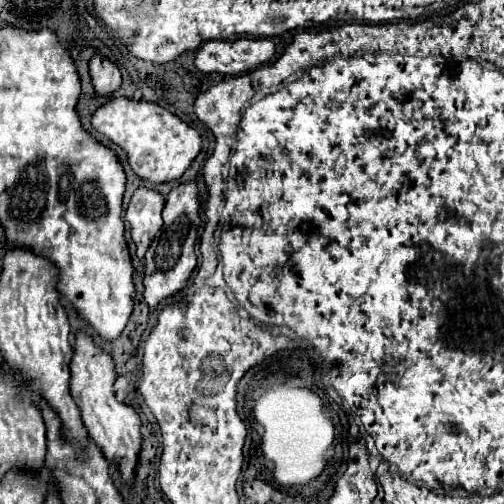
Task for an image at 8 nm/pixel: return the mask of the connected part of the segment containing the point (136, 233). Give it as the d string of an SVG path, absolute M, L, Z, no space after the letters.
M138 188L126 208L126 220L130 224L130 234L136 244L136 254L142 260L146 250L152 244L152 238L158 234L162 226L162 208L164 208L164 196L148 190Z

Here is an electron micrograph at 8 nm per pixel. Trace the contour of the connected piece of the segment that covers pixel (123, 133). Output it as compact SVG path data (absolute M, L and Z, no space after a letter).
M110 98L92 116L92 128L126 152L132 172L150 184L164 184L180 178L198 156L202 140L194 128L184 124L166 108L128 98Z

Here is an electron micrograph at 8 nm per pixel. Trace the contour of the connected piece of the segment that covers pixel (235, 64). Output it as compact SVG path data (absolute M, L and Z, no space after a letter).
M238 38L238 40L208 40L196 56L194 66L204 72L244 74L274 56L274 44L268 38Z

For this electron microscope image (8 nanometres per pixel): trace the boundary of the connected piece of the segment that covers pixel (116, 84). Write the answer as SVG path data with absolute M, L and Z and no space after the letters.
M94 56L90 60L90 76L92 76L94 92L100 98L112 96L120 88L120 82L122 82L120 70L102 56Z

